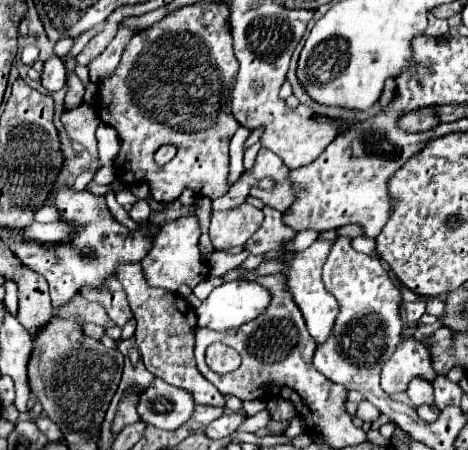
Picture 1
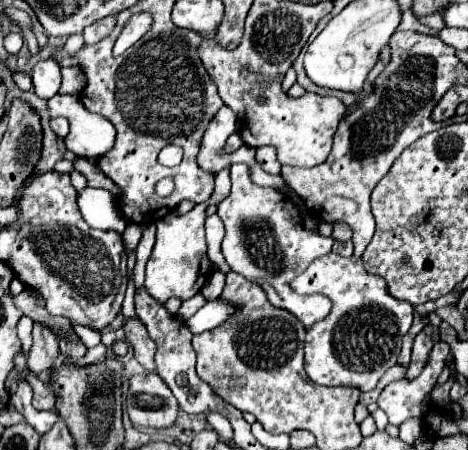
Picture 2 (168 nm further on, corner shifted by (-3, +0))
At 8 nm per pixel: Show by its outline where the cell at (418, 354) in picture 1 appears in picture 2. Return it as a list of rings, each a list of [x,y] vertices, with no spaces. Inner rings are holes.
[[[437,342],[429,354],[429,360],[421,374],[413,380],[397,380],[391,382],[383,388],[379,394],[379,408],[389,416],[389,424],[399,426],[403,420],[413,418],[413,416],[425,416],[425,408],[419,410],[419,404],[423,398],[433,390],[439,374],[445,368],[445,360],[449,356],[449,344],[447,342]]]

